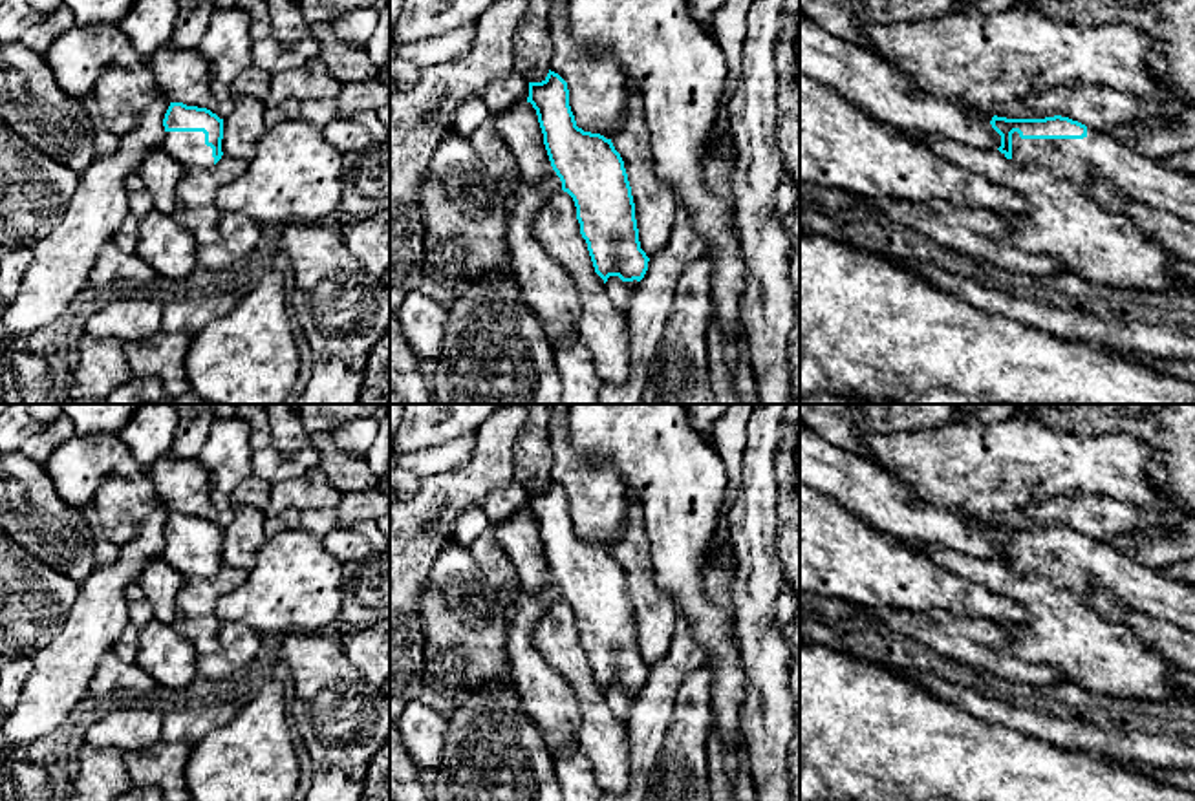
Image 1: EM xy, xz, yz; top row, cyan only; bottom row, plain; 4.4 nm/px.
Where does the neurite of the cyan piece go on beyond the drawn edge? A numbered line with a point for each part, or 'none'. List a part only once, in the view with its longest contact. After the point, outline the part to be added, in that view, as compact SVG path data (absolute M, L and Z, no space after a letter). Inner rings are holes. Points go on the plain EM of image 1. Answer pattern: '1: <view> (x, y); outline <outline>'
1: yz (1098, 567); outline M1087 538L1083 549L1021 549L1014 541L1012 571L1041 574L1082 598L1111 594L1133 609L1195 633L1195 585L1169 580L1105 541Z

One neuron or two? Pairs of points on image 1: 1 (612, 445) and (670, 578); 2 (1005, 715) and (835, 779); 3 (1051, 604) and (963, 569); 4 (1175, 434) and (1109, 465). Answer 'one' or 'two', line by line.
1: one
2: two
3: one
4: two

